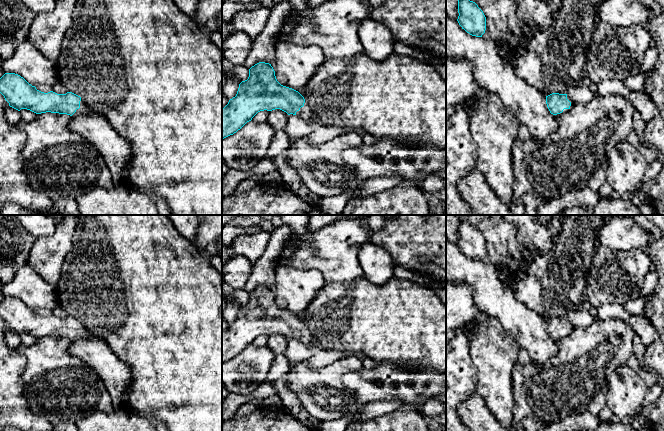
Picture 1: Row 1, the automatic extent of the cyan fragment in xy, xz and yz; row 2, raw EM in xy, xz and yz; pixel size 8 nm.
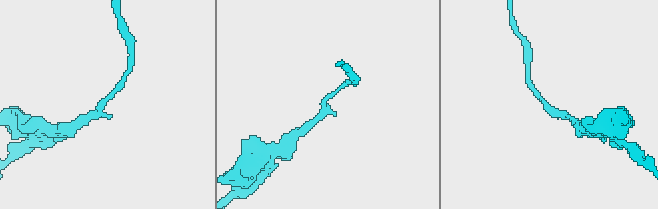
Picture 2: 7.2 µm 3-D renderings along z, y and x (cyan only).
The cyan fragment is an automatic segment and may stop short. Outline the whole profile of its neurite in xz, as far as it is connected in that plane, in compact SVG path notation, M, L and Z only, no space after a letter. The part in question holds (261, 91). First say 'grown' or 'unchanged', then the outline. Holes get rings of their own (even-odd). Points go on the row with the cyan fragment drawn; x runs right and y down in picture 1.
grown | M259 62L249 69L248 79L239 84L236 96L222 109L222 139L236 133L258 112L275 109L314 123L315 114L304 97L281 85L271 64Z

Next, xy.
grown | M5 73L0 78L0 93L9 106L18 111L27 109L36 114L51 112L75 116L90 109L80 96L72 92L44 93L15 73Z

